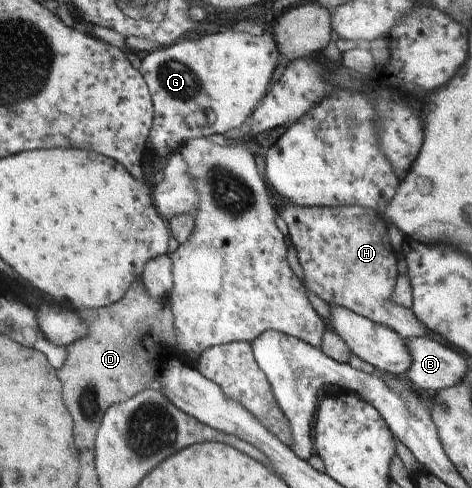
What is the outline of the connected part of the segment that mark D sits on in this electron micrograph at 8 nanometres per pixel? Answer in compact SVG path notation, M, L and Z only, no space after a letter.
M142 279L132 283L125 297L120 302L104 308L78 309L79 315L89 326L89 333L85 339L67 346L68 360L58 370L59 379L63 382L64 402L74 419L74 434L76 446L80 452L96 448L96 437L105 414L112 405L119 405L129 401L139 392L145 390L149 381L157 380L162 363L167 355L179 356L179 341L176 338L175 316L169 298L156 300L148 294Z

